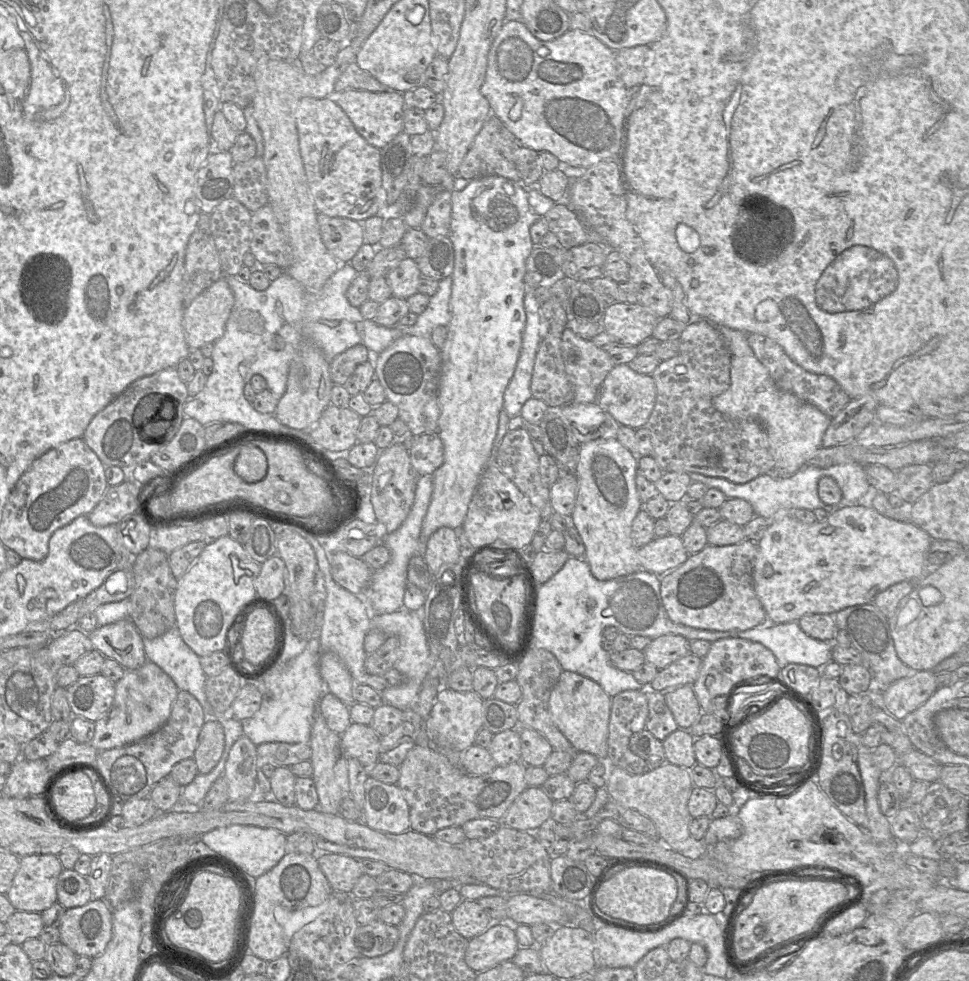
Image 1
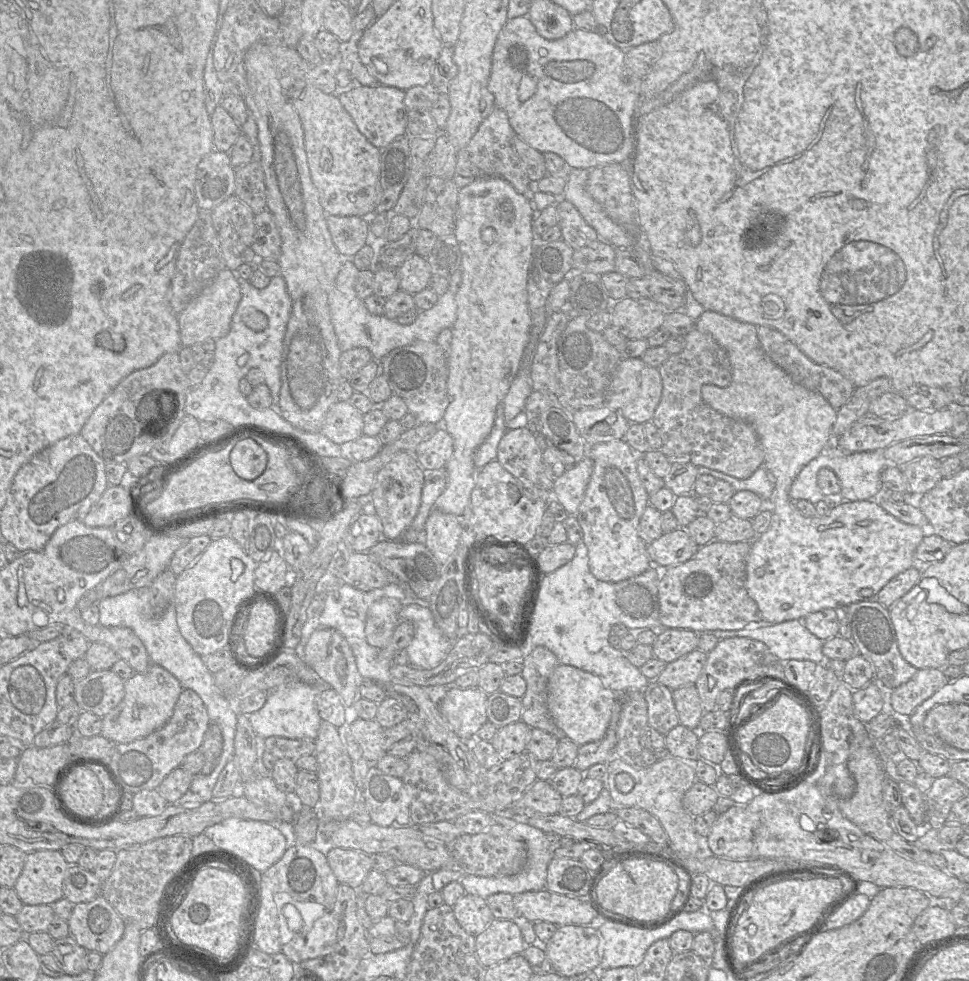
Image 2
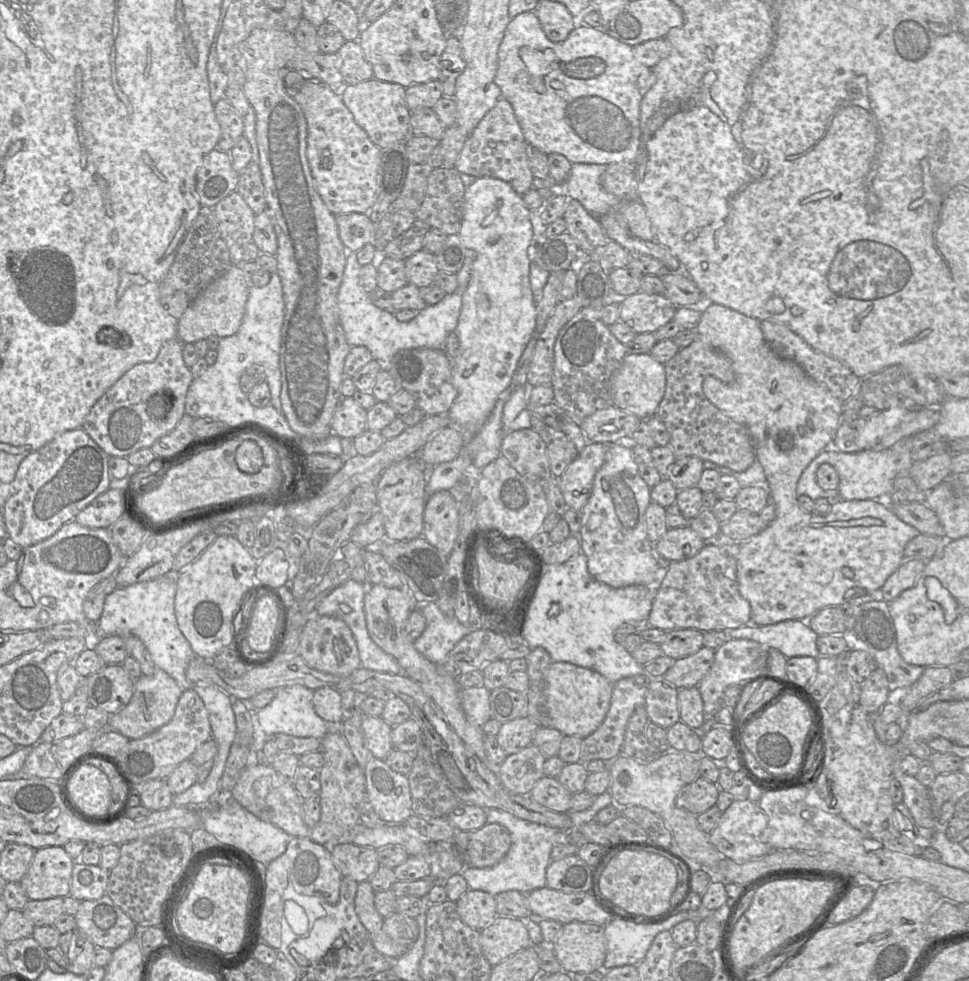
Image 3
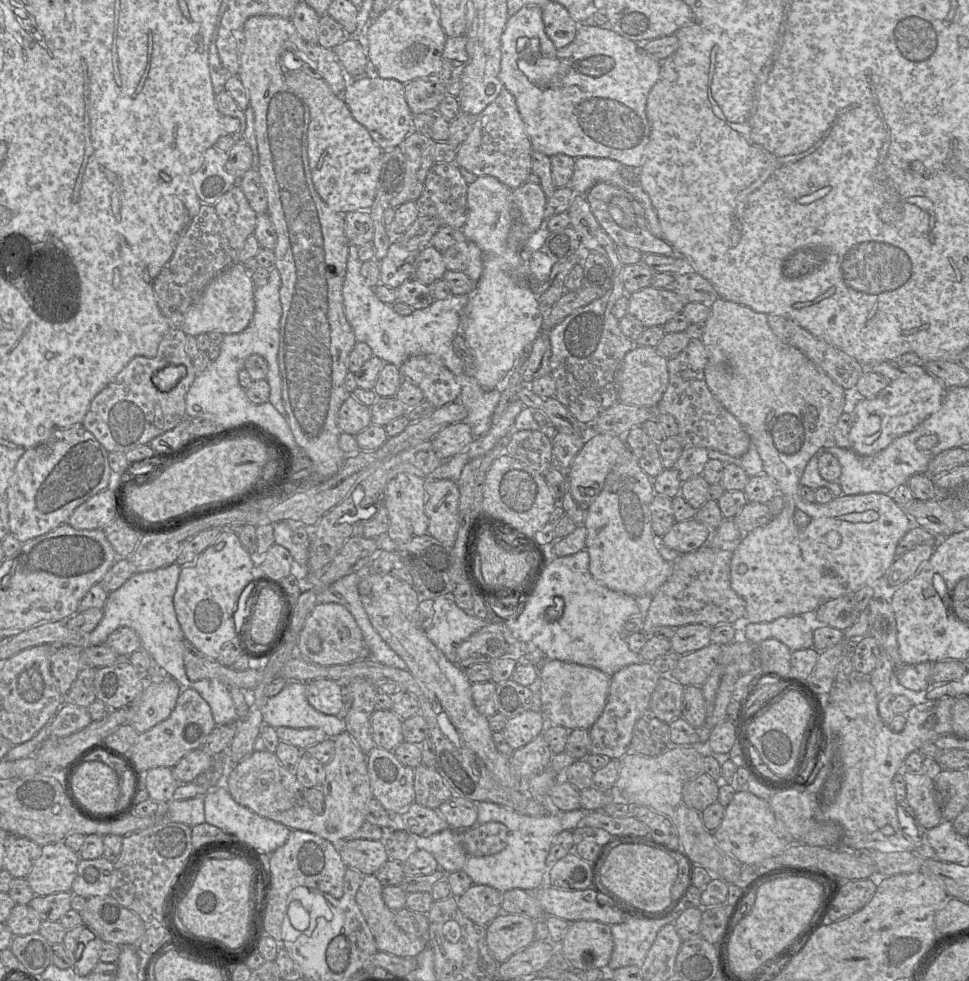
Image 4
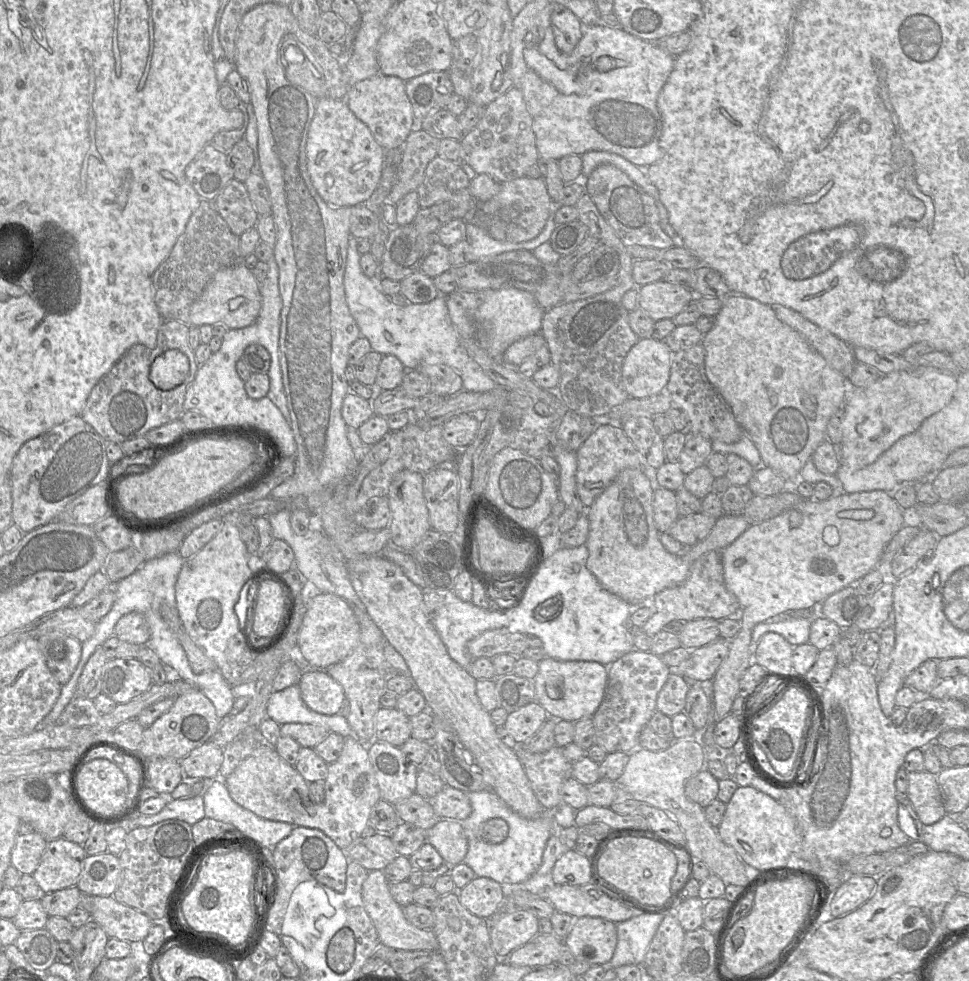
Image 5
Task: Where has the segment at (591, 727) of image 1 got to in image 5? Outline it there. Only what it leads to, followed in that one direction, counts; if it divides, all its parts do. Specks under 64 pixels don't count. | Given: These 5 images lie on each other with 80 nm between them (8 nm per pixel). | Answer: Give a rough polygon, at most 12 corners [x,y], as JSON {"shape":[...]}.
{"shape":[[594,661],[539,663],[535,700],[556,720],[593,717],[608,683]]}

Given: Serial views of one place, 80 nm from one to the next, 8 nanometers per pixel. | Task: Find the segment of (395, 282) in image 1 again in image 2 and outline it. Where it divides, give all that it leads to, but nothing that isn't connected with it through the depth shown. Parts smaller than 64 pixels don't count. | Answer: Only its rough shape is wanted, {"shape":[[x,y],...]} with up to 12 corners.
{"shape":[[407,258],[397,271],[400,290],[412,295],[432,276],[427,259]]}

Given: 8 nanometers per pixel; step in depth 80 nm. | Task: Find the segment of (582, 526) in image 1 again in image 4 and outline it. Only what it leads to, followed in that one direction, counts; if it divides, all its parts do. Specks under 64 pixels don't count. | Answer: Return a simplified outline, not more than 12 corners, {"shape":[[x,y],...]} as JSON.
{"shape":[[627,449],[587,508],[595,580],[648,600],[673,573]]}

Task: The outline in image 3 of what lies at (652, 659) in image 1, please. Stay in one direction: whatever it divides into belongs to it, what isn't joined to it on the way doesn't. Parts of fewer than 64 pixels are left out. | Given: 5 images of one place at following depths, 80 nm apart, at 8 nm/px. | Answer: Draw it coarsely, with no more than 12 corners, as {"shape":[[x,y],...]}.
{"shape":[[691,628],[668,631],[663,655],[679,659],[703,647],[704,632]]}

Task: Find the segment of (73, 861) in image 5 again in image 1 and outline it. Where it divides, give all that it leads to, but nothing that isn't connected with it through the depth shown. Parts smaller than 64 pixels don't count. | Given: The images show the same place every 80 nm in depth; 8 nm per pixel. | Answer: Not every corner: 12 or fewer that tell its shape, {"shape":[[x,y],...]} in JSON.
{"shape":[[57,855],[21,857],[6,896],[41,913],[57,902]]}

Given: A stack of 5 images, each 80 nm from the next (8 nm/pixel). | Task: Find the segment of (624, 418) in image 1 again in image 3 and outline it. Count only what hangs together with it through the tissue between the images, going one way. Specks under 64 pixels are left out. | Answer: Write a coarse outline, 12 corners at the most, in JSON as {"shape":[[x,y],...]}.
{"shape":[[626,354],[611,380],[614,406],[647,420],[665,393],[664,364]]}

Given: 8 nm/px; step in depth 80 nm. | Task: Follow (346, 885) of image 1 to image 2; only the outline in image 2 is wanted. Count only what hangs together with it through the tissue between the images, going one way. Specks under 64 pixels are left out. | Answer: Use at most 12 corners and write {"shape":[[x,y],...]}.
{"shape":[[334,847],[327,860],[339,884],[359,889],[371,855]]}

